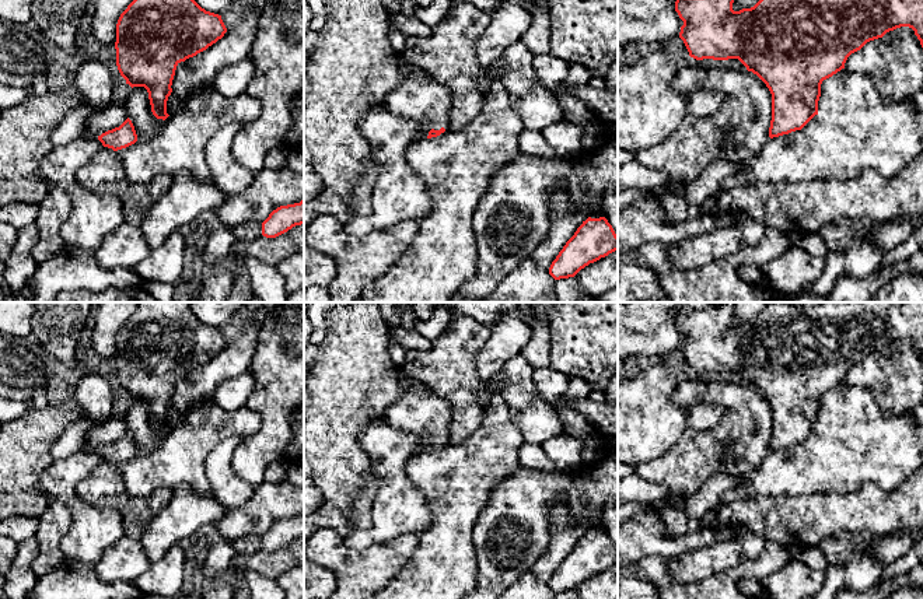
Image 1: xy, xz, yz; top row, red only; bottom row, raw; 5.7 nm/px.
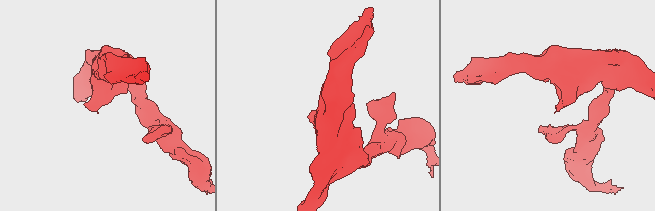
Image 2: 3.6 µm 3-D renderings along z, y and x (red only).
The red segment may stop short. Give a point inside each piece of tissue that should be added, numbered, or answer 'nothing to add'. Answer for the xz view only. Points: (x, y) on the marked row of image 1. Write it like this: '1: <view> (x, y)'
1: xz (416, 98)

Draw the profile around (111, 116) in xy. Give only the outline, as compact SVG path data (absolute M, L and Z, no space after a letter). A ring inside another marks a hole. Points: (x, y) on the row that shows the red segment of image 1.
M109 104L87 119L84 136L98 139L102 133L119 127L127 119L125 106Z

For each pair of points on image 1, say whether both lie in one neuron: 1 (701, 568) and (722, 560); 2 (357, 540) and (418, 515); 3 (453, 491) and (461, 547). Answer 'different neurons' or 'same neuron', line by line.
1: same neuron
2: same neuron
3: same neuron

